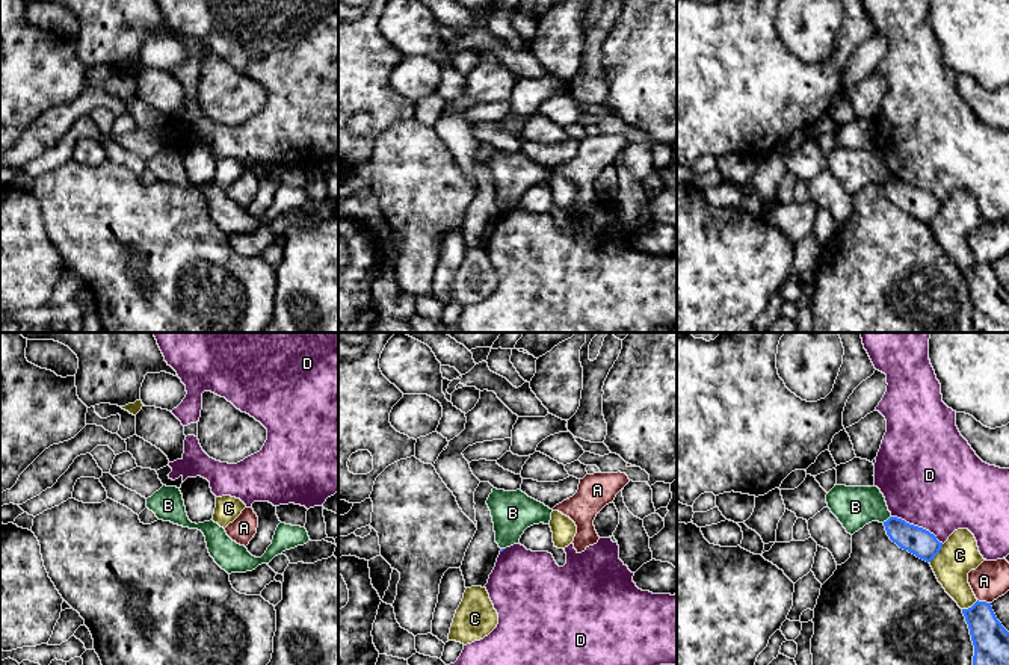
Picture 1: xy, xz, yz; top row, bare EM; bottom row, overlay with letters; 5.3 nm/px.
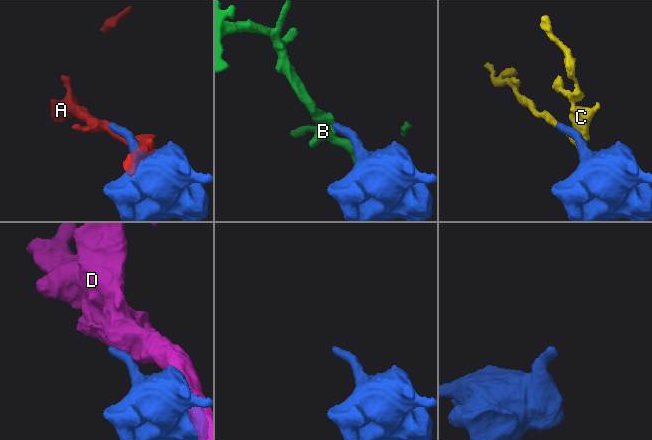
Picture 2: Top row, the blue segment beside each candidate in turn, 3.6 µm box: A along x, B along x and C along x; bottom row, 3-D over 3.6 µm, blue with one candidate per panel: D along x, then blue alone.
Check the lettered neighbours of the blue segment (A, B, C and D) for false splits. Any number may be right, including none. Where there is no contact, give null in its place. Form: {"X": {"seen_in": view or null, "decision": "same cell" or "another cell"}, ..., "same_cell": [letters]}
{"A": {"seen_in": "yz", "decision": "another cell"}, "B": {"seen_in": "yz", "decision": "another cell"}, "C": {"seen_in": "yz", "decision": "another cell"}, "D": {"seen_in": "yz", "decision": "another cell"}, "same_cell": []}

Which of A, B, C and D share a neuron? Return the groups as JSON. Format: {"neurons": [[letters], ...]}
{"neurons": [["A"], ["B"], ["C"], ["D"]]}

